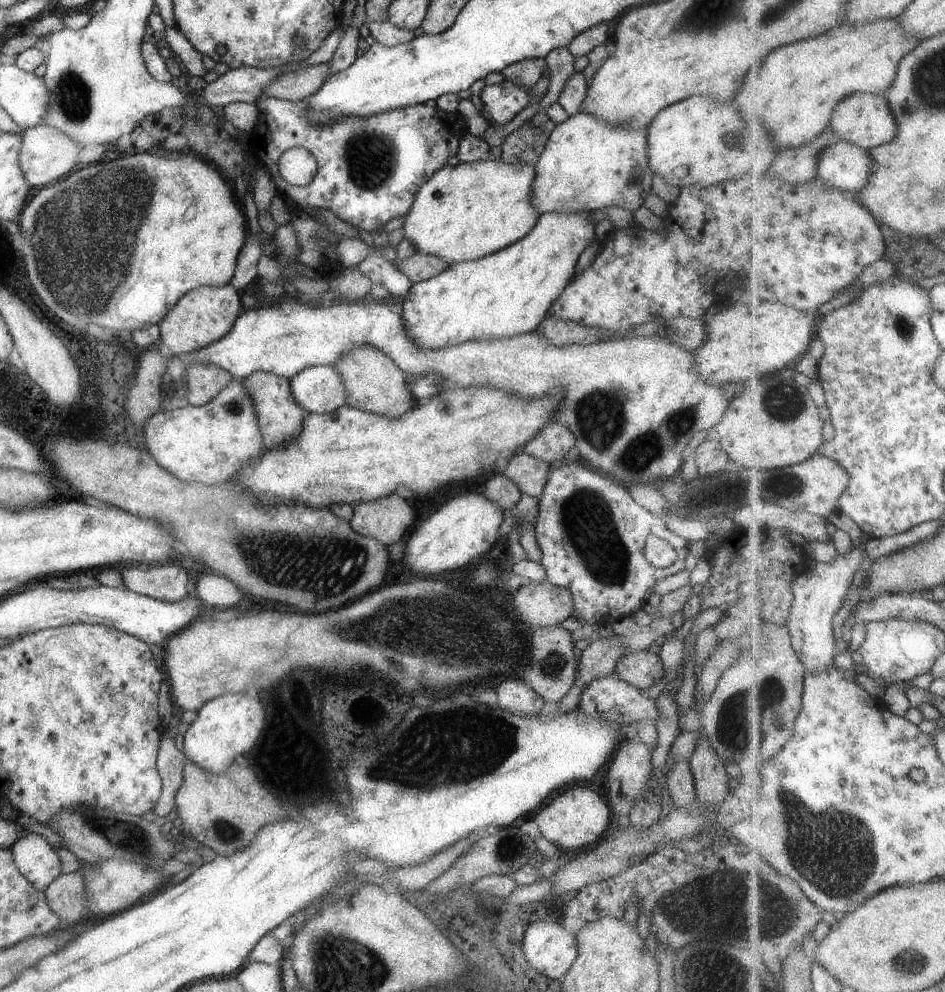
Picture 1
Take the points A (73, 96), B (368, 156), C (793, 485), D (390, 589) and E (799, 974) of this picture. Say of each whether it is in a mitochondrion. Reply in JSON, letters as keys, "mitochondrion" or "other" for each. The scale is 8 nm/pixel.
{"A":"mitochondrion","B":"mitochondrion","C":"mitochondrion","D":"other","E":"other"}

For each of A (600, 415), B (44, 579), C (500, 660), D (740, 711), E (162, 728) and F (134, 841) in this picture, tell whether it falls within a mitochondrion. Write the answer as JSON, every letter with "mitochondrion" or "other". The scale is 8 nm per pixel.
{"A":"mitochondrion","B":"other","C":"other","D":"mitochondrion","E":"other","F":"mitochondrion"}

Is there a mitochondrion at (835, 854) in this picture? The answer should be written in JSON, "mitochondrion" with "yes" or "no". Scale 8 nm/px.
{"mitochondrion":"yes"}

